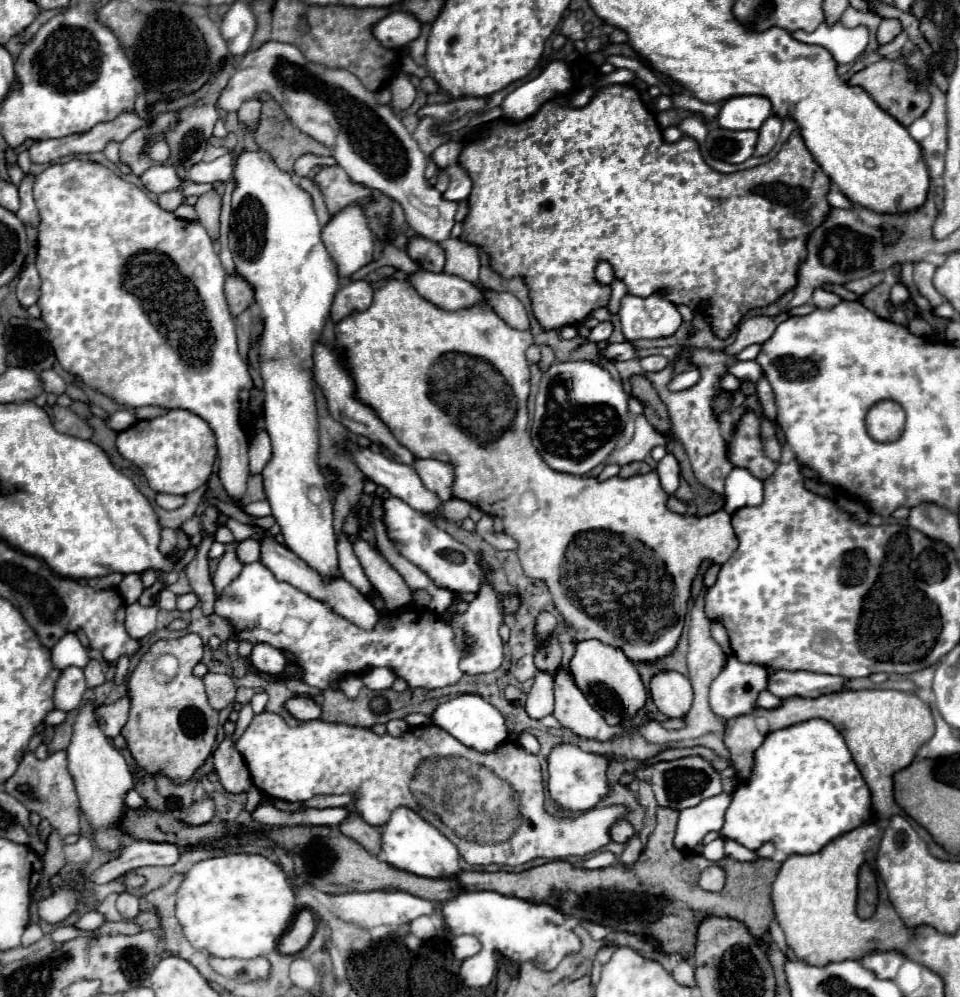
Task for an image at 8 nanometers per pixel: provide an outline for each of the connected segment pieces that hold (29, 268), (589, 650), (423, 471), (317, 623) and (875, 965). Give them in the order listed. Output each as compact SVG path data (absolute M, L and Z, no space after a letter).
M35 262L25 264L25 268L21 270L21 278L17 282L17 298L19 298L19 302L23 306L35 304L39 300L39 286L41 286L41 280L39 280Z
M599 640L575 642L575 654L567 668L589 704L597 710L603 710L603 716L609 724L621 724L629 720L639 708L643 708L647 700L647 692L635 664L619 648L607 646Z
M413 460L411 464L415 468L415 472L419 474L419 478L423 480L423 484L433 490L435 494L439 494L443 500L451 498L451 486L453 486L453 468L445 462L439 460Z
M261 562L245 564L243 572L231 582L227 590L229 592L215 602L215 614L231 622L237 638L251 640L251 644L267 642L279 648L289 664L301 668L303 672L301 682L307 686L315 686L319 690L327 690L337 680L347 676L347 672L365 674L369 668L377 668L377 666L391 668L397 678L409 684L409 688L435 690L435 688L451 686L461 680L463 672L459 670L459 660L467 650L471 650L471 638L465 638L463 642L457 644L451 624L443 616L433 614L429 608L417 604L409 604L407 608L389 612L387 616L379 618L379 624L375 624L373 630L363 630L357 624L351 624L347 618L333 612L327 604L317 602L315 598L303 594L301 590L297 590L287 582L279 582Z
M873 952L861 958L861 964L865 968L871 968L871 972L875 972L875 976L881 980L895 980L903 964L903 956L899 952Z

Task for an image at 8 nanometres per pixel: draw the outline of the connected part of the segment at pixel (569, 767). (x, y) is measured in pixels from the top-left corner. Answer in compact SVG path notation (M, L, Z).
M557 744L549 758L549 794L551 798L563 808L573 812L585 812L591 810L603 796L607 796L609 786L605 782L605 770L607 770L607 758L599 754L583 752L581 748L573 744Z

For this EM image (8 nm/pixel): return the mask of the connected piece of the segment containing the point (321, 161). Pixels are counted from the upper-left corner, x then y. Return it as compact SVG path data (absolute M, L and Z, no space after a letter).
M305 154L301 156L294 164L294 171L297 176L305 177L309 174L309 169L316 166L335 166L337 162L331 156L329 157L319 157L313 154Z

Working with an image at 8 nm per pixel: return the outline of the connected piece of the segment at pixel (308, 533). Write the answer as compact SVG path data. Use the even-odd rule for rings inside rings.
M263 148L259 150L241 150L237 156L235 156L235 170L233 170L233 182L235 182L235 188L233 188L233 194L231 194L231 208L233 208L233 214L231 214L231 230L229 230L229 250L233 254L233 262L235 262L235 268L239 272L239 276L243 276L251 286L253 286L253 292L255 292L255 304L259 306L259 322L263 324L263 332L257 340L257 354L259 354L259 370L261 370L261 378L263 378L263 390L265 390L265 430L271 438L271 460L267 462L267 466L263 468L261 476L263 476L263 490L265 490L265 496L267 496L267 502L271 506L271 514L273 518L277 520L277 524L281 526L281 534L283 534L283 540L285 540L285 546L297 554L303 562L307 562L313 570L317 570L323 578L333 578L339 574L339 566L337 566L337 540L335 540L335 532L333 532L333 508L331 508L331 496L329 496L329 490L325 486L325 474L323 470L319 468L319 462L317 462L317 454L319 454L319 432L317 432L317 408L315 408L315 396L313 396L313 348L315 344L321 340L321 332L323 332L323 326L329 318L329 308L333 304L333 296L335 292L339 290L339 272L335 268L335 262L331 260L323 240L321 240L321 224L317 220L317 214L315 214L315 208L313 208L313 200L311 196L299 186L299 182L285 170L281 170L275 162L275 158L265 152ZM309 486L317 486L321 492L323 492L323 500L319 504L313 504L307 496L309 492Z

